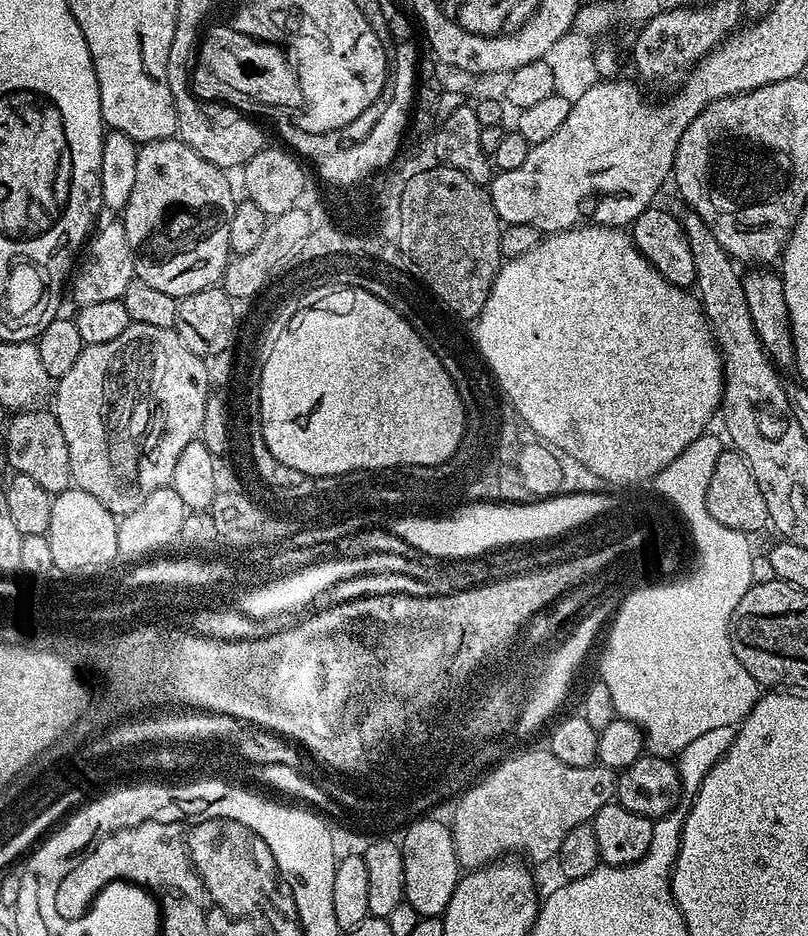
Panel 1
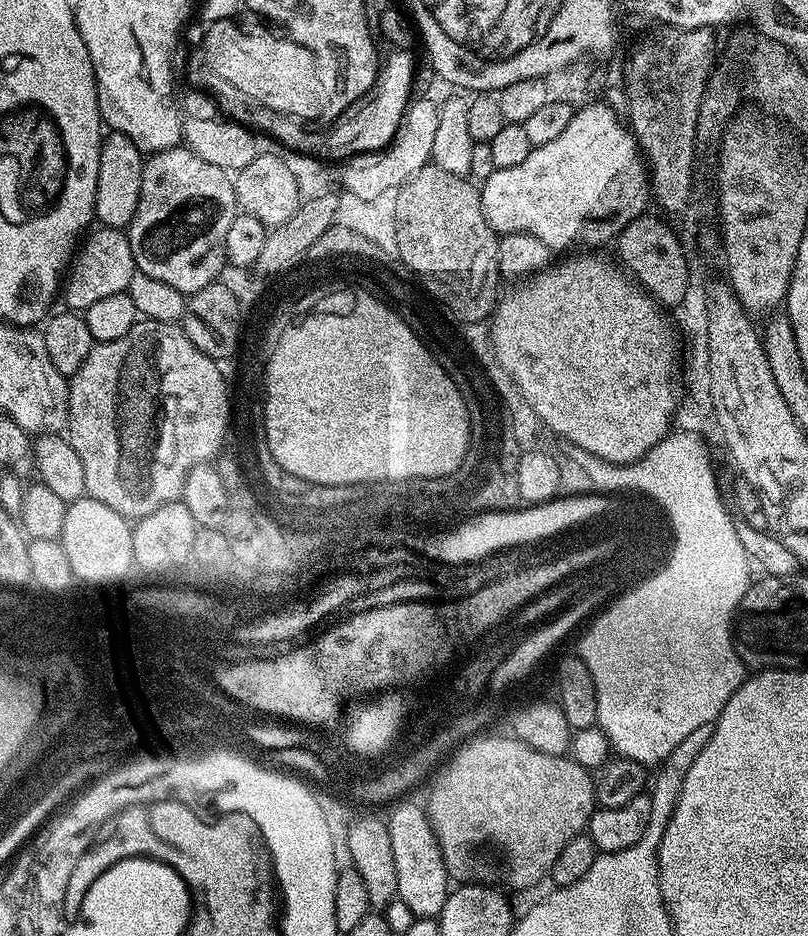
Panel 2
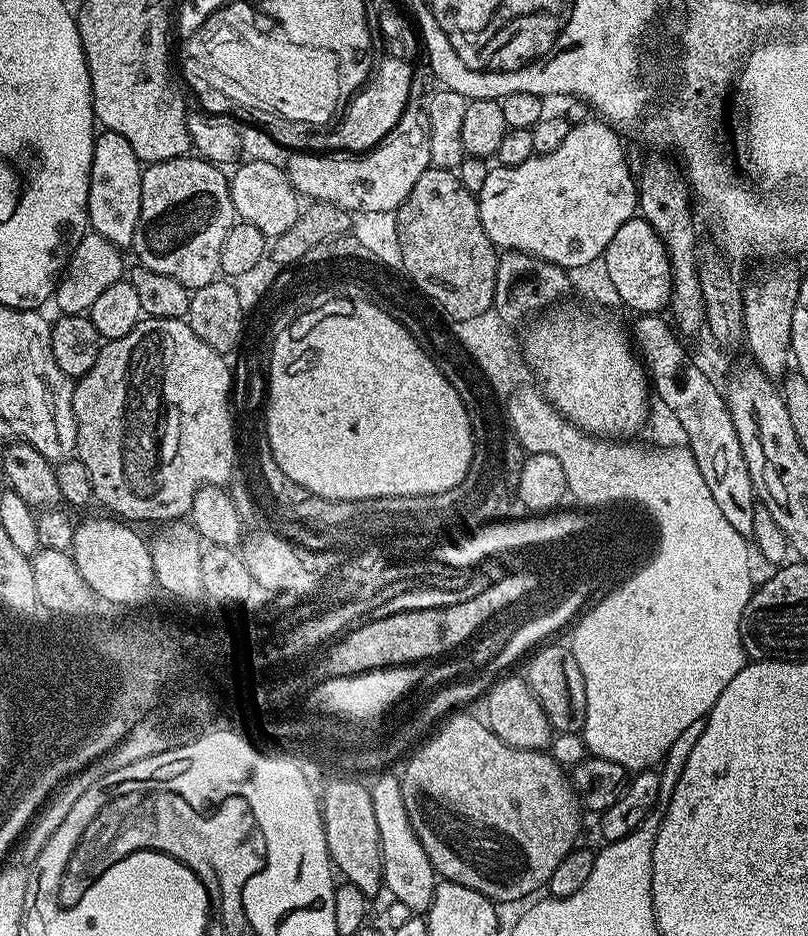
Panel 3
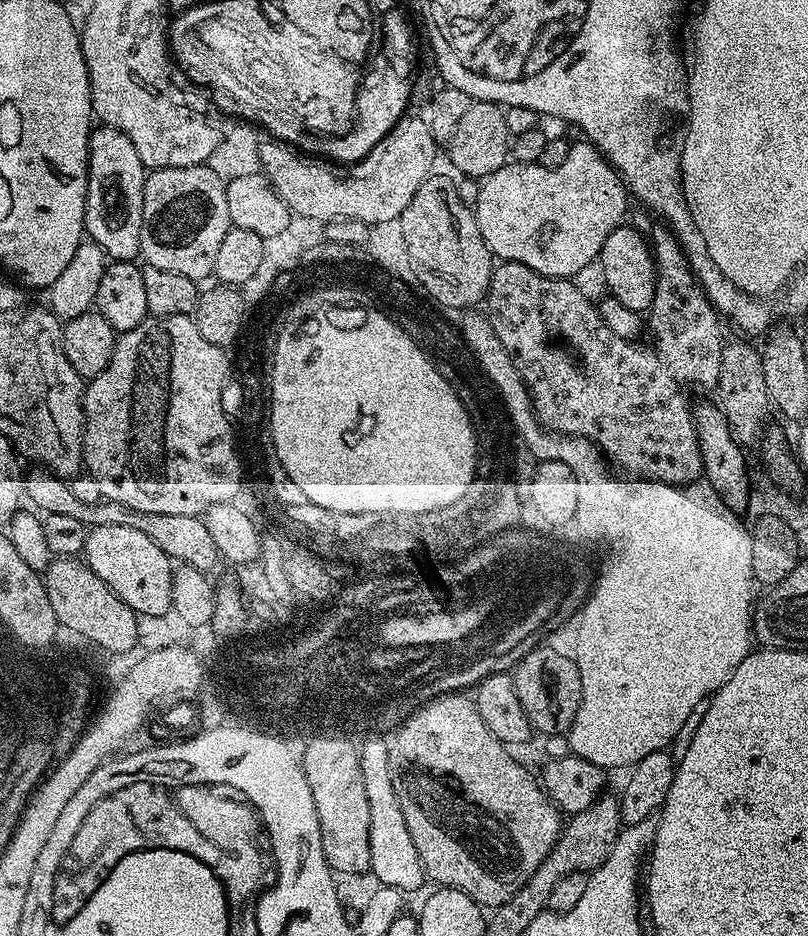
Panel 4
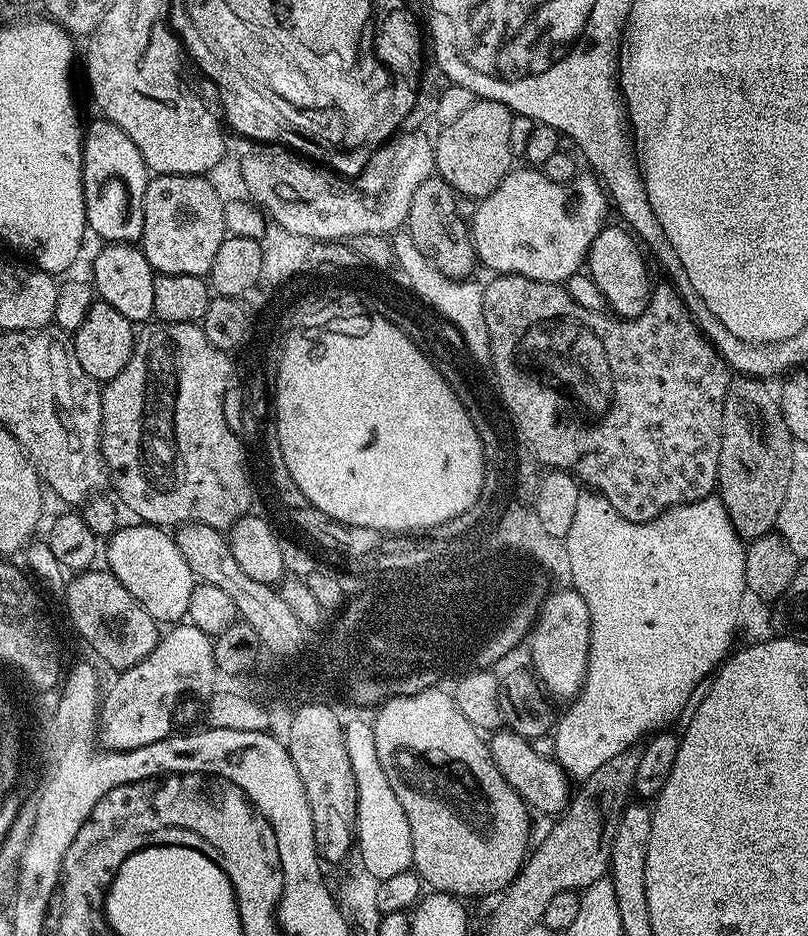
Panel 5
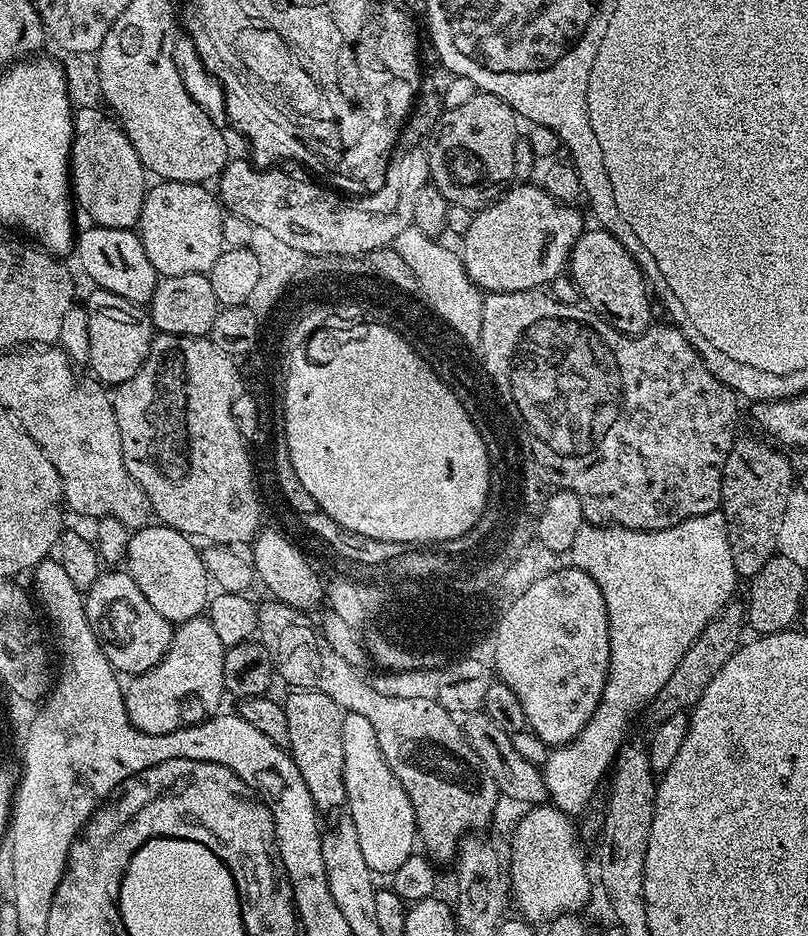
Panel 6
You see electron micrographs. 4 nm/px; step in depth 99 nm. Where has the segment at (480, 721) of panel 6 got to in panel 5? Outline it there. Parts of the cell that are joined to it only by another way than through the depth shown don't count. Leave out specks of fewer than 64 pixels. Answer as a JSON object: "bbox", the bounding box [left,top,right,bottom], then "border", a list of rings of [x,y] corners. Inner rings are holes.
{"bbox":[488,730,574,818],"border":[[[509,730],[493,731],[488,740],[488,749],[502,778],[510,782],[510,786],[522,797],[533,813],[541,812],[544,816],[556,818],[565,811],[573,797],[574,788],[568,773],[556,759],[542,758],[542,754],[533,750],[531,739],[520,737]]]}

